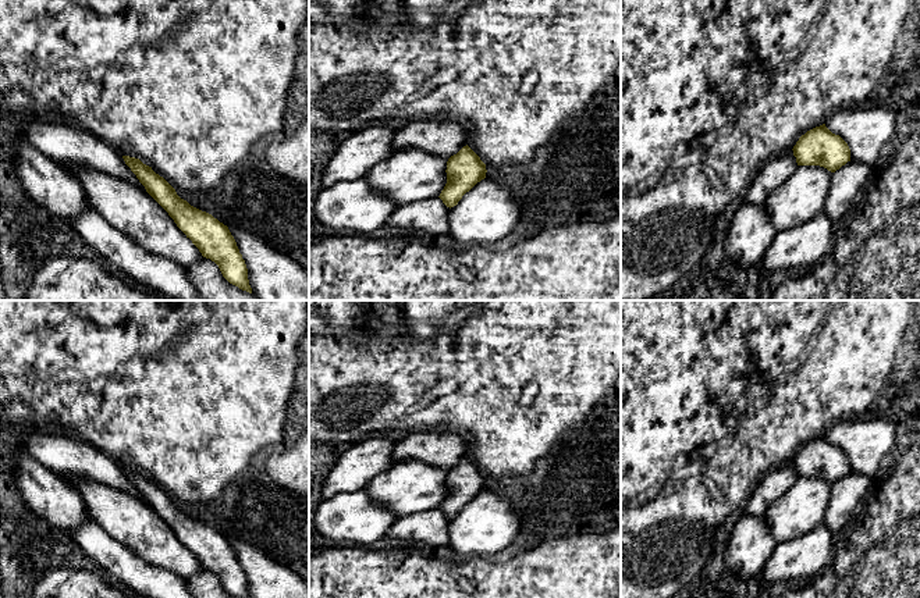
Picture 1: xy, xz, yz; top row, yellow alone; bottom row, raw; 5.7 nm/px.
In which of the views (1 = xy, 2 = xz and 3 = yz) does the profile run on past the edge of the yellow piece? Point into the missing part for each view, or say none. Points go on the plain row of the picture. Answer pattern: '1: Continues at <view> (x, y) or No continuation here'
1: No continuation here
2: No continuation here
3: No continuation here

